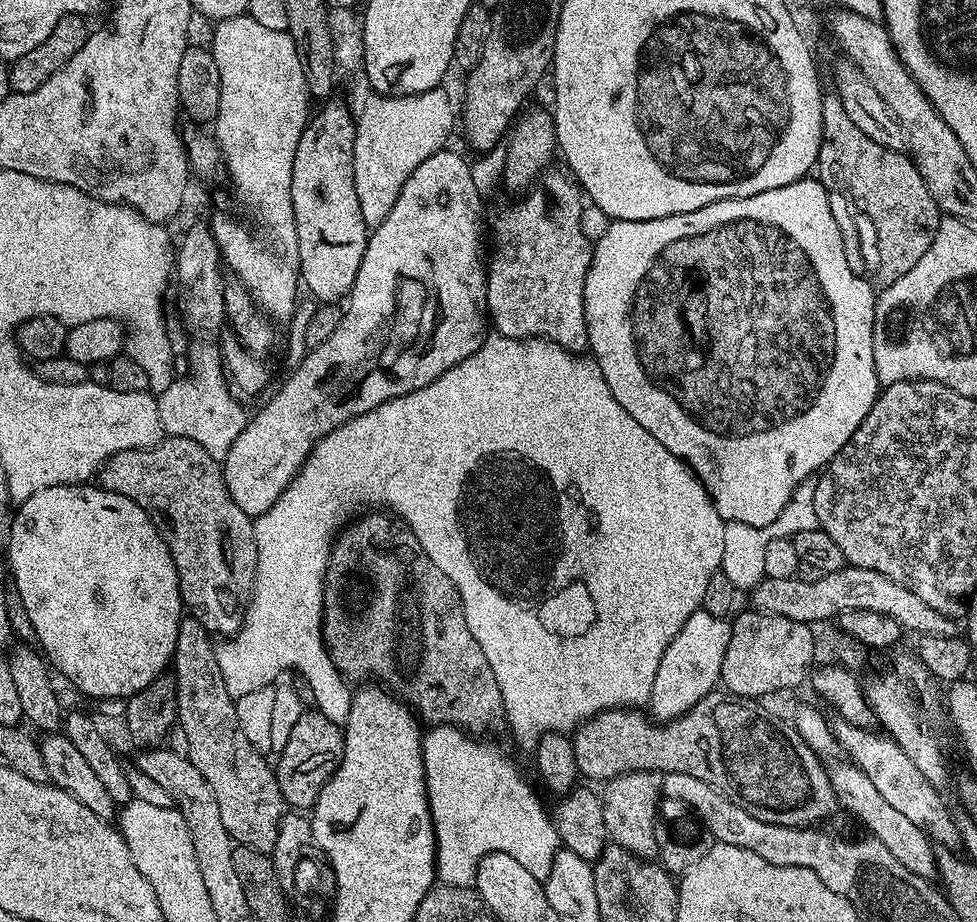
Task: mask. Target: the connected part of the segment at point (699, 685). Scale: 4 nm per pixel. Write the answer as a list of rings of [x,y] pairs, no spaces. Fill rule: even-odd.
[[[701,610],[686,618],[682,630],[678,630],[670,646],[666,646],[666,654],[662,654],[662,662],[658,662],[658,674],[654,674],[654,690],[647,702],[653,721],[678,718],[713,692],[720,684],[722,658],[726,658],[731,633],[729,621],[709,612]]]

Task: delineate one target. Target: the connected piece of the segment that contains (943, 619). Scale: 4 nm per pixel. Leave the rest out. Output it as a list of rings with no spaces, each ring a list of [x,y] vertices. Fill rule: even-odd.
[[[845,566],[838,571],[824,573],[816,582],[802,582],[796,577],[788,579],[770,579],[765,577],[755,589],[750,598],[758,598],[761,608],[770,608],[770,613],[778,614],[794,621],[818,624],[824,620],[837,619],[848,610],[875,610],[878,614],[890,614],[901,626],[908,628],[920,636],[954,636],[957,635],[957,621],[946,614],[938,614],[934,606],[922,602],[914,590],[906,590],[894,578],[886,578],[886,574],[878,574],[878,570],[866,570]],[[768,598],[768,604],[764,604]]]

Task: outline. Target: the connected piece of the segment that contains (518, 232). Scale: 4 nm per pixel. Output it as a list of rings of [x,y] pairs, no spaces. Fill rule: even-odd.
[[[549,171],[538,186],[520,198],[525,200],[510,205],[496,220],[496,245],[491,245],[490,259],[487,261],[488,315],[491,327],[499,335],[515,340],[549,340],[562,346],[567,352],[580,354],[588,348],[584,287],[594,244],[586,238],[586,234],[582,234],[582,210],[585,201],[582,199],[580,185],[571,175],[556,171]],[[546,190],[552,194],[548,208],[542,196]]]

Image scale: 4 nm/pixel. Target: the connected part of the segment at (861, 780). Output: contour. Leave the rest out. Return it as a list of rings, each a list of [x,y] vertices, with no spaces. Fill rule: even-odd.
[[[851,762],[843,763],[829,763],[826,768],[835,803],[853,812],[868,827],[867,835],[882,842],[882,846],[886,846],[886,850],[890,850],[890,854],[894,854],[894,858],[898,858],[898,862],[902,862],[910,874],[918,874],[924,880],[931,881],[938,872],[937,849],[932,841],[925,832],[918,830],[918,826],[914,826],[914,822],[910,822],[910,818],[904,817],[895,806],[886,803],[886,798],[882,798],[882,793],[876,789],[874,782],[870,782],[870,778],[866,778],[861,768]]]

